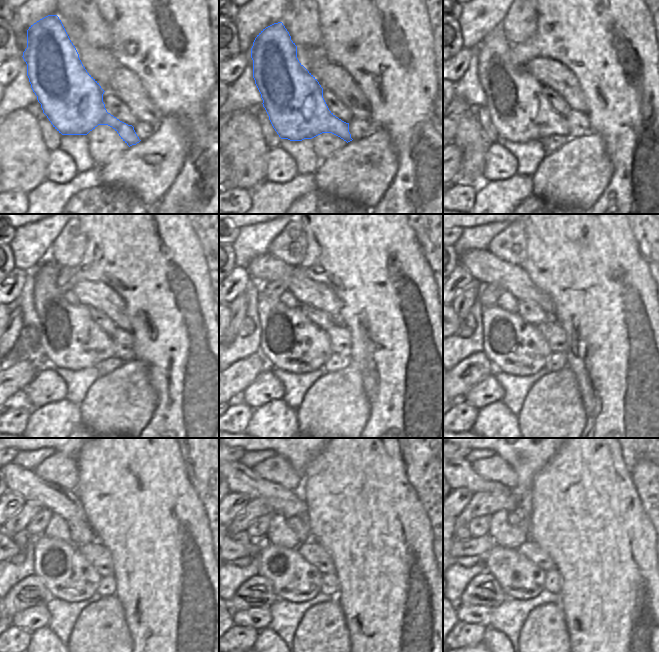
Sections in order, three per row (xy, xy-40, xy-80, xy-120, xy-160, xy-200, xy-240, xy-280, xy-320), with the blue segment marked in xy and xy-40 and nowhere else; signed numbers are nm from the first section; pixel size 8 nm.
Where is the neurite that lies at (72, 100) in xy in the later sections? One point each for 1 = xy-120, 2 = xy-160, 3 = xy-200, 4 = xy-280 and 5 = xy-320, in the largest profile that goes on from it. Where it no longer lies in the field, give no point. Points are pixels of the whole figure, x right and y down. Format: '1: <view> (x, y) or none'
1: xy-120 (68, 337)
2: xy-160 (290, 342)
3: xy-200 (514, 346)
4: xy-280 (293, 579)
5: xy-320 (519, 578)

